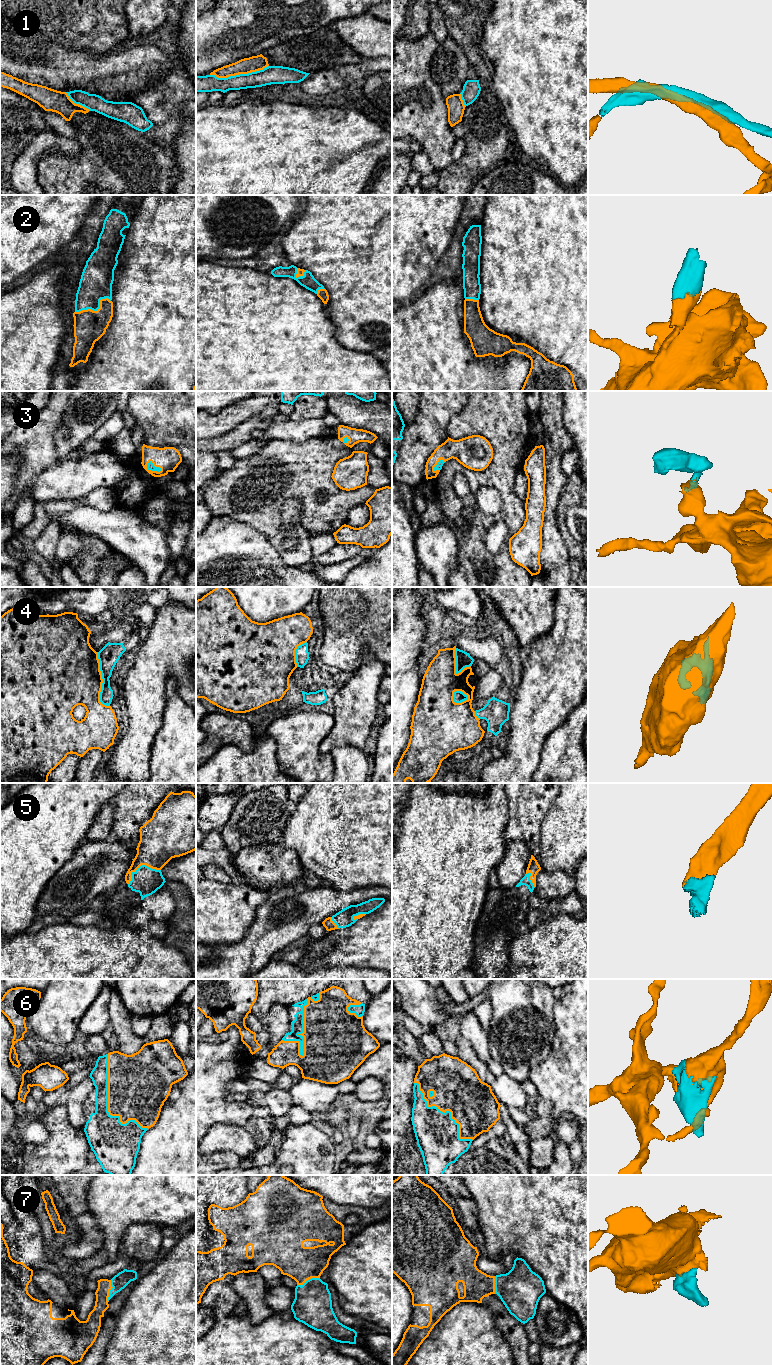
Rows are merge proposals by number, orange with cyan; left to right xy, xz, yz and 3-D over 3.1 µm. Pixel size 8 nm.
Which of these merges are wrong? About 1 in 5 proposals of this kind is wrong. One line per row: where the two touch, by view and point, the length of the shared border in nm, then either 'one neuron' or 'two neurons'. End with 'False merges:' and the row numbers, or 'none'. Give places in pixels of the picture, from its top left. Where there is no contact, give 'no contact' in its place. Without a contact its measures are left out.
1: xz (239, 73) | 480 nm | one neuron
2: xy (95, 311) | 300 nm | one neuron
3: xy (153, 471) | 130 nm | one neuron
4: xy (102, 681) | 460 nm | two neurons
5: xy (140, 865) | 300 nm | one neuron
6: xy (108, 1105) | 700 nm | one neuron
7: xz (308, 1279) | 190 nm | one neuron
False merges: 4

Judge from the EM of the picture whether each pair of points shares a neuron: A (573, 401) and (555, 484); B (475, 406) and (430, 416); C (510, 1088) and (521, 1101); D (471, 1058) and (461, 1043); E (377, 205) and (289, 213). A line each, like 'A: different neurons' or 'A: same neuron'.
A: different neurons
B: different neurons
C: same neuron
D: same neuron
E: different neurons

